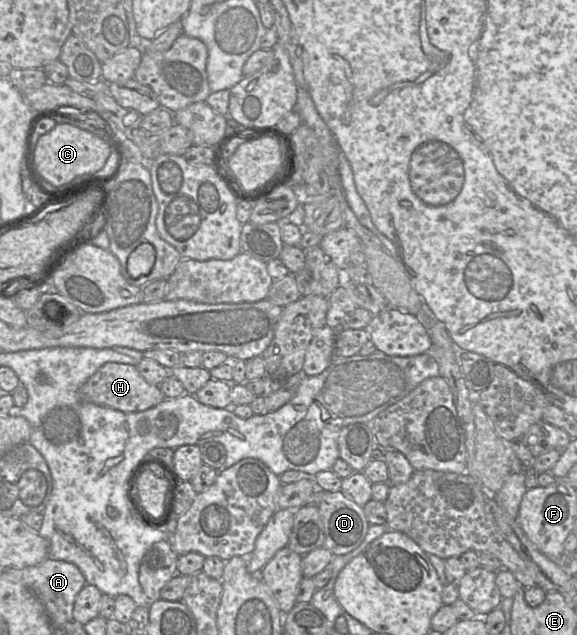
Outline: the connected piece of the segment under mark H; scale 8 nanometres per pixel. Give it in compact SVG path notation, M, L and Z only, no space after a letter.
M107 362L102 365L79 389L79 397L84 402L109 407L125 413L141 412L161 403L166 397L159 386L144 380L137 366Z

